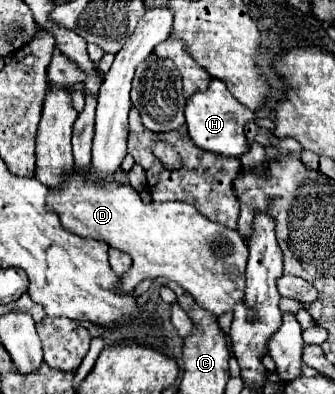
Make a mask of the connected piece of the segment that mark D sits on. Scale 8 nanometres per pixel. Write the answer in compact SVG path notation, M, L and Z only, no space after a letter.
M71 174L67 184L63 186L61 192L49 192L51 196L47 198L47 206L55 210L61 218L61 224L69 230L75 232L83 238L93 238L93 240L103 240L111 248L117 248L121 252L127 252L133 258L133 266L127 274L121 276L119 284L115 286L115 292L119 294L129 294L135 290L139 282L145 278L167 278L177 282L185 292L193 296L193 300L211 312L213 316L221 314L231 314L235 310L235 304L243 302L245 296L245 264L247 264L247 244L239 236L239 232L225 228L223 224L215 224L201 216L191 204L185 202L165 202L165 204L143 204L135 188L131 186L121 186L117 182L105 182L97 184L89 180L87 176L81 174Z

